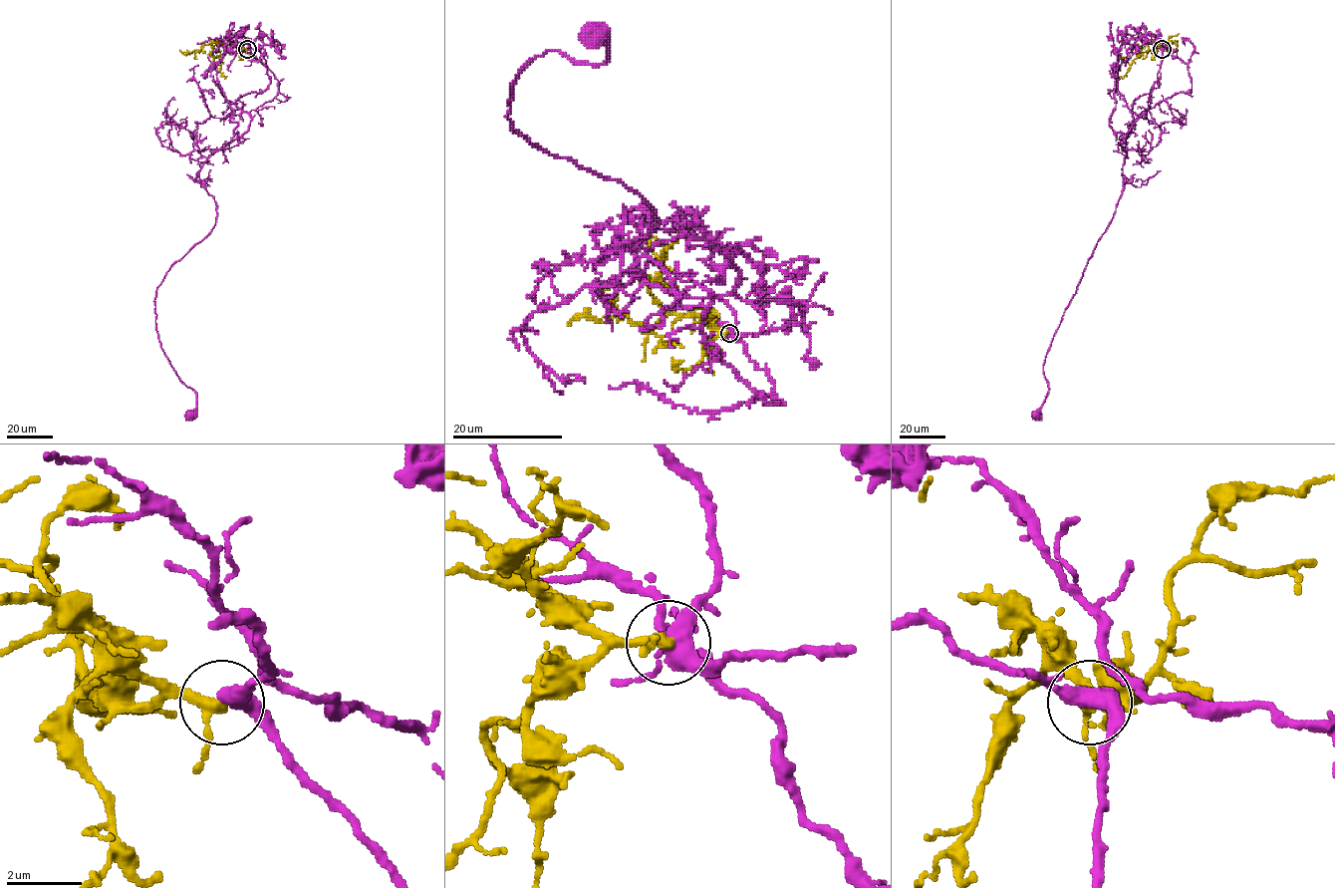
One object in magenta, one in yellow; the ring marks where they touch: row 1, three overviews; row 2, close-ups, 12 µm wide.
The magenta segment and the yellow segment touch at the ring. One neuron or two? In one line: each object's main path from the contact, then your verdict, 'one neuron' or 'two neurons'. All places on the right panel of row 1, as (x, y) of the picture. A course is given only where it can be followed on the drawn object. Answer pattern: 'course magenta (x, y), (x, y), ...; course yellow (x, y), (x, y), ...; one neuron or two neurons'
course magenta (1162, 49), (1148, 110), (1122, 139), (1123, 190), (1115, 212), (1046, 355), (1042, 370), (1048, 392), (1035, 417); course yellow (1162, 49), (1155, 42), (1147, 44), (1130, 64), (1121, 57), (1126, 56); two neurons

